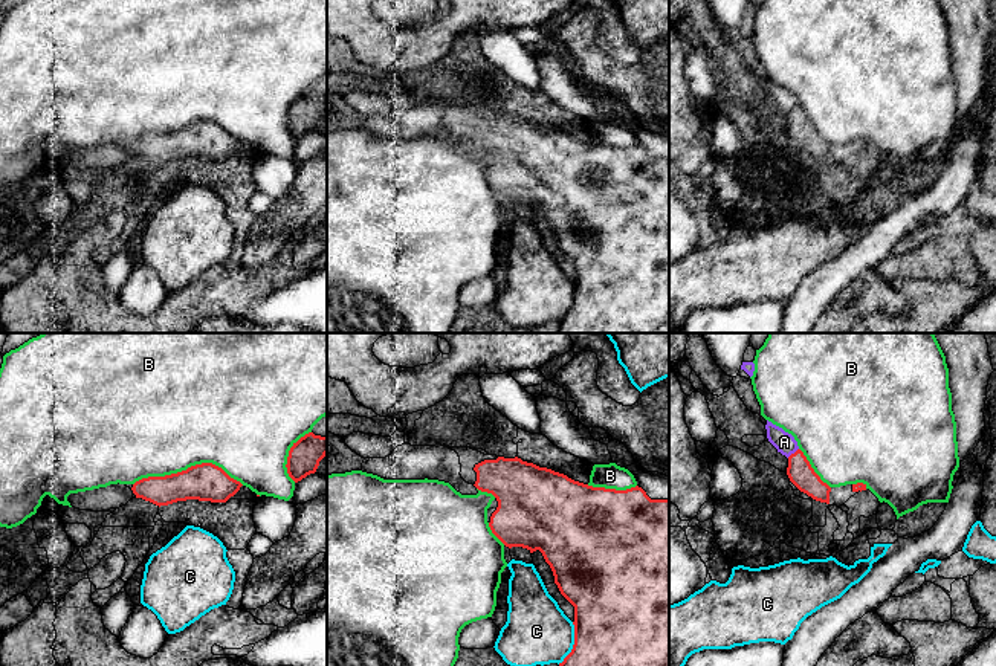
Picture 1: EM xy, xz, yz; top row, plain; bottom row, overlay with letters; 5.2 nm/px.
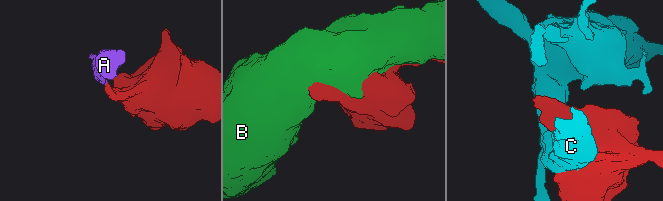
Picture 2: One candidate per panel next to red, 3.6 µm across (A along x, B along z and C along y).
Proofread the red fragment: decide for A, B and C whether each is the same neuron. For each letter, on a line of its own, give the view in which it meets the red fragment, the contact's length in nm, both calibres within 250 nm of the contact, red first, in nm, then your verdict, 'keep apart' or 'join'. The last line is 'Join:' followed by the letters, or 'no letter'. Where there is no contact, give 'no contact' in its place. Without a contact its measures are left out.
A: contact in yz; length 80 nm; calibres 140 and 110 nm; keep apart
B: contact in xy; length 600 nm; calibres 200 and 500 nm; keep apart
C: contact in xz; length 240 nm; calibres 440 and 340 nm; keep apart
Join: no letter

